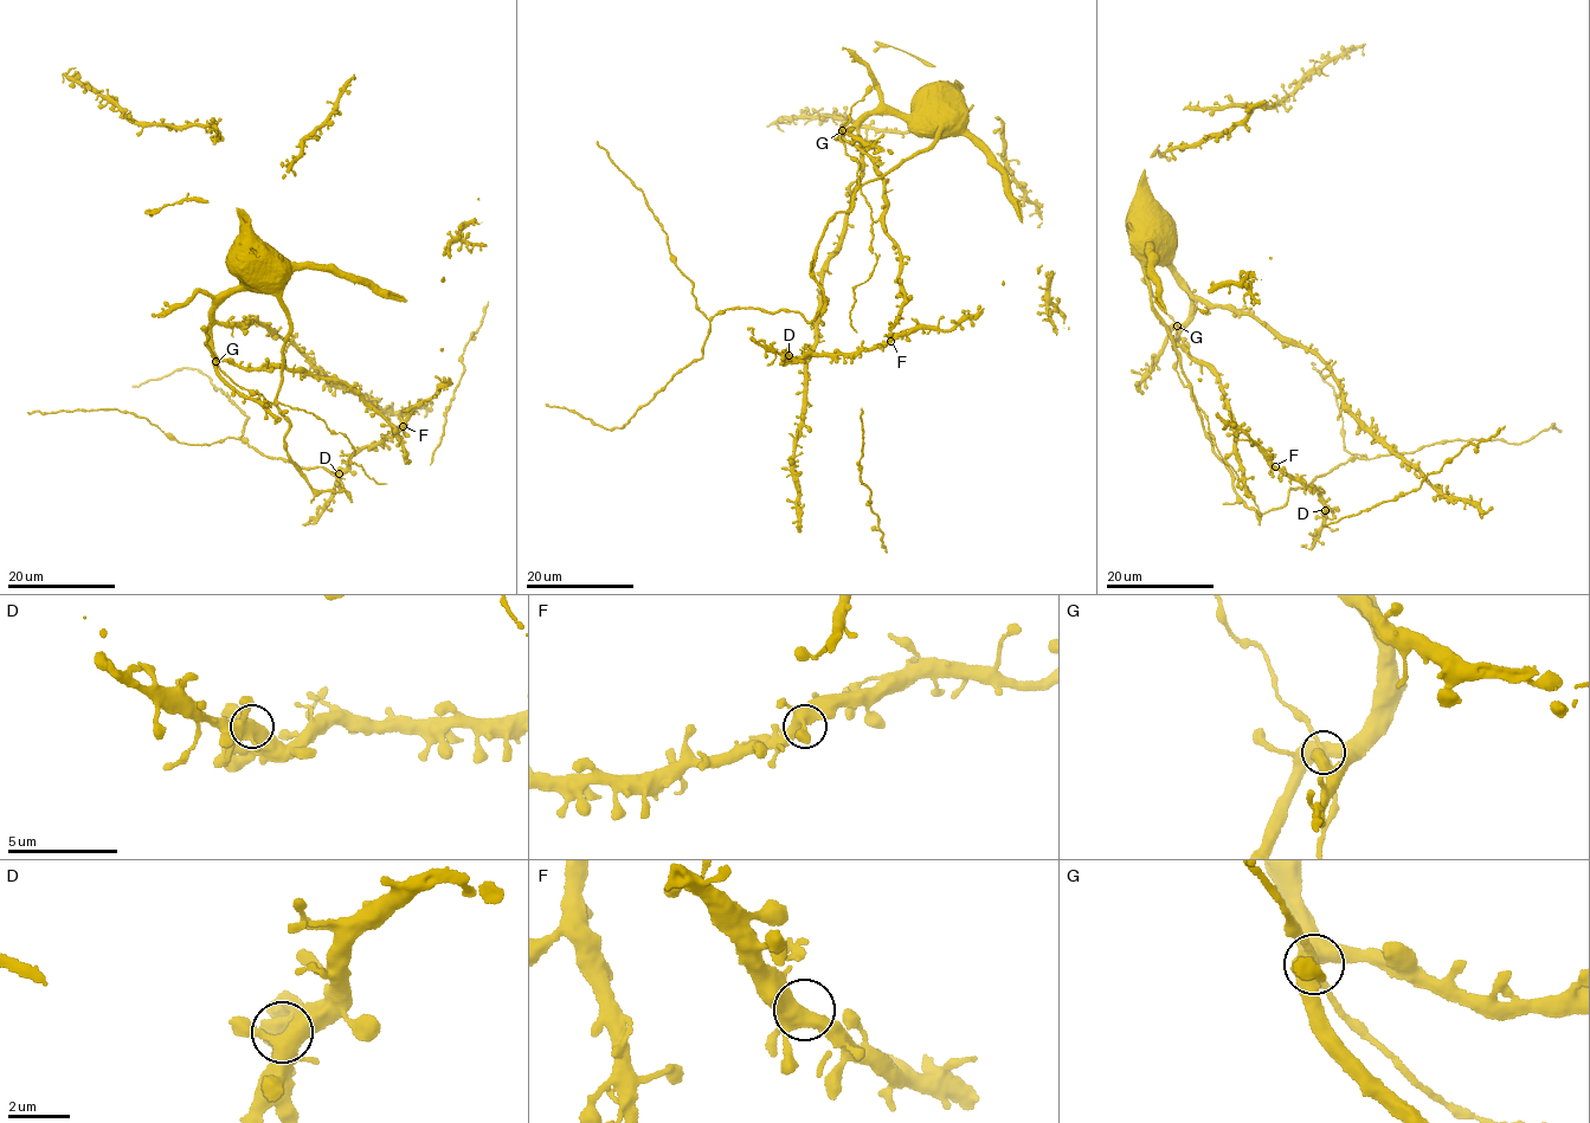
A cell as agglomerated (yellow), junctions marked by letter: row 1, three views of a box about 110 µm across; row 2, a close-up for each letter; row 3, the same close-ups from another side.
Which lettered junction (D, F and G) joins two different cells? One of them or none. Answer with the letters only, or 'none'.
none

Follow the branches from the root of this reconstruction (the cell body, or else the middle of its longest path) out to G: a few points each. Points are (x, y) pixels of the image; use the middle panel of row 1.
G: (942, 97), (934, 108), (907, 118), (870, 115), (837, 137), (842, 131)

